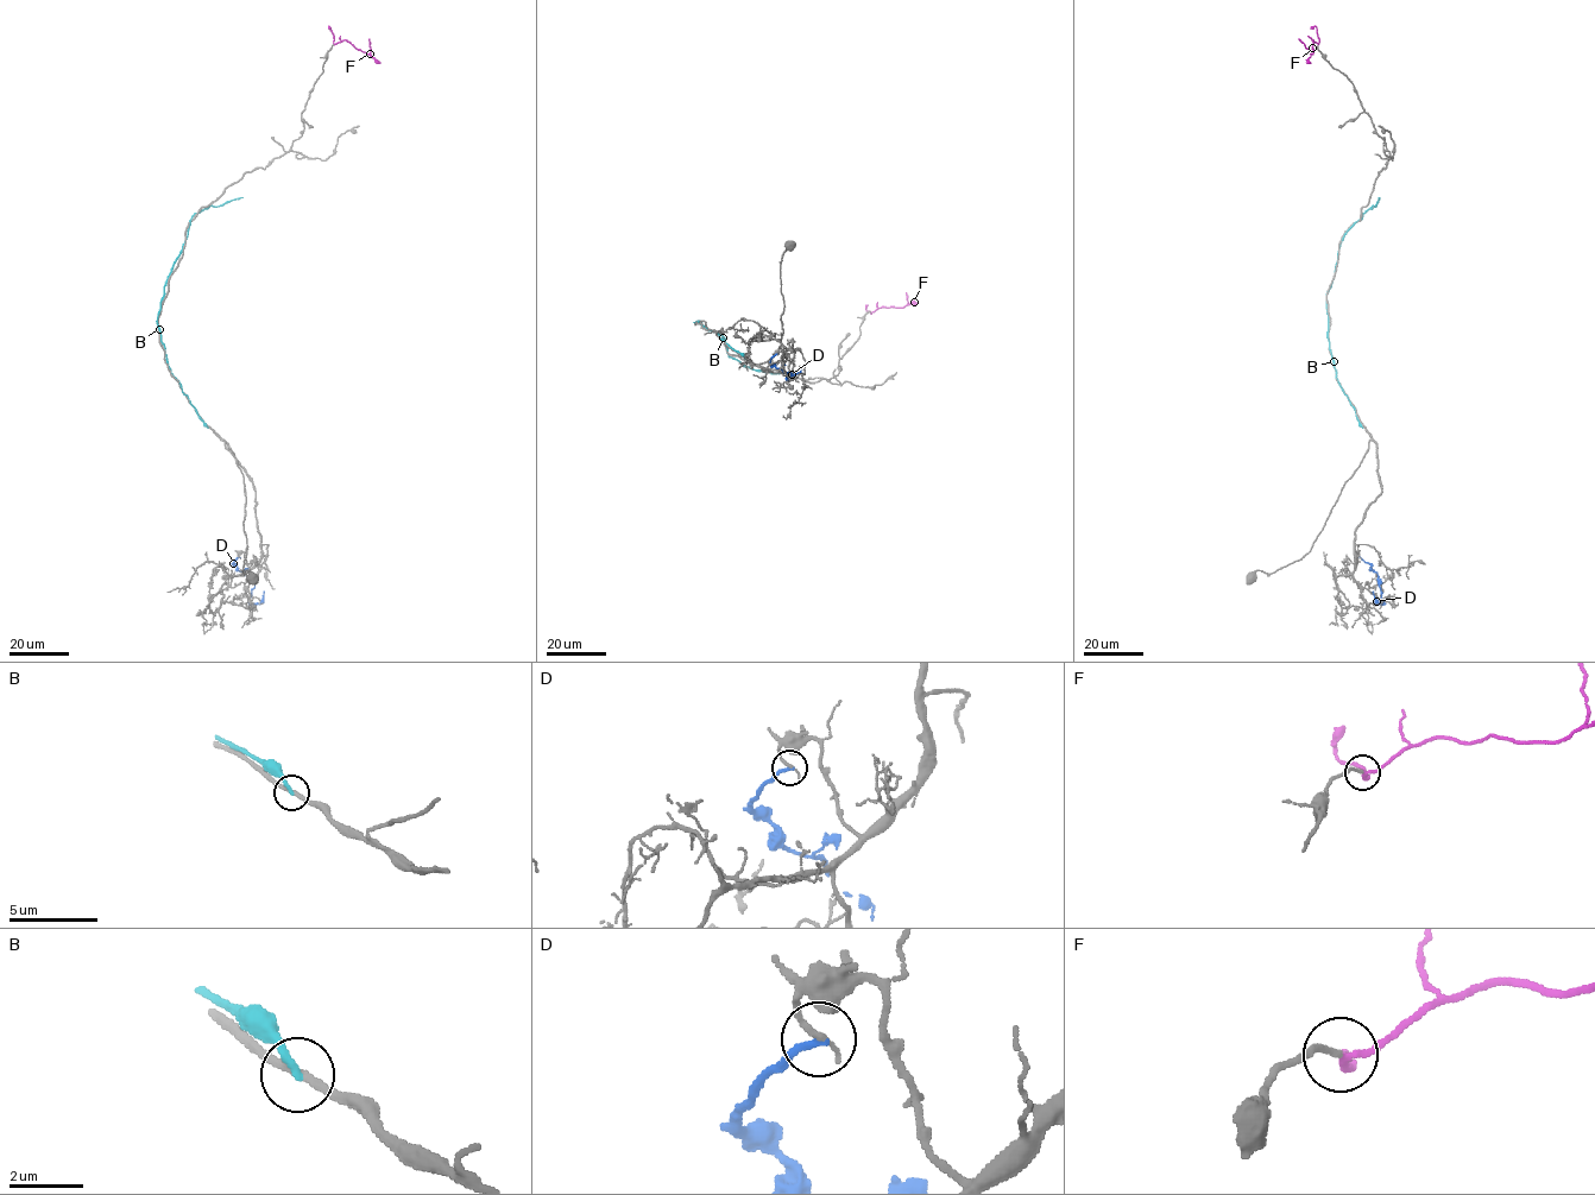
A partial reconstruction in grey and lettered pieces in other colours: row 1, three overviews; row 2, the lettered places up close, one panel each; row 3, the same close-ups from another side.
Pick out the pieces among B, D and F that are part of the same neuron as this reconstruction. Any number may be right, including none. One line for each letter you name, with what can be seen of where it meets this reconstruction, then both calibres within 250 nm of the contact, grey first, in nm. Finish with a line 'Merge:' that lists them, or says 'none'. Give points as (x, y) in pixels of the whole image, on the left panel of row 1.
F: meets grey at (333, 44); 160 nm thick on the grey side, 150 nm on the other
Merge: F

